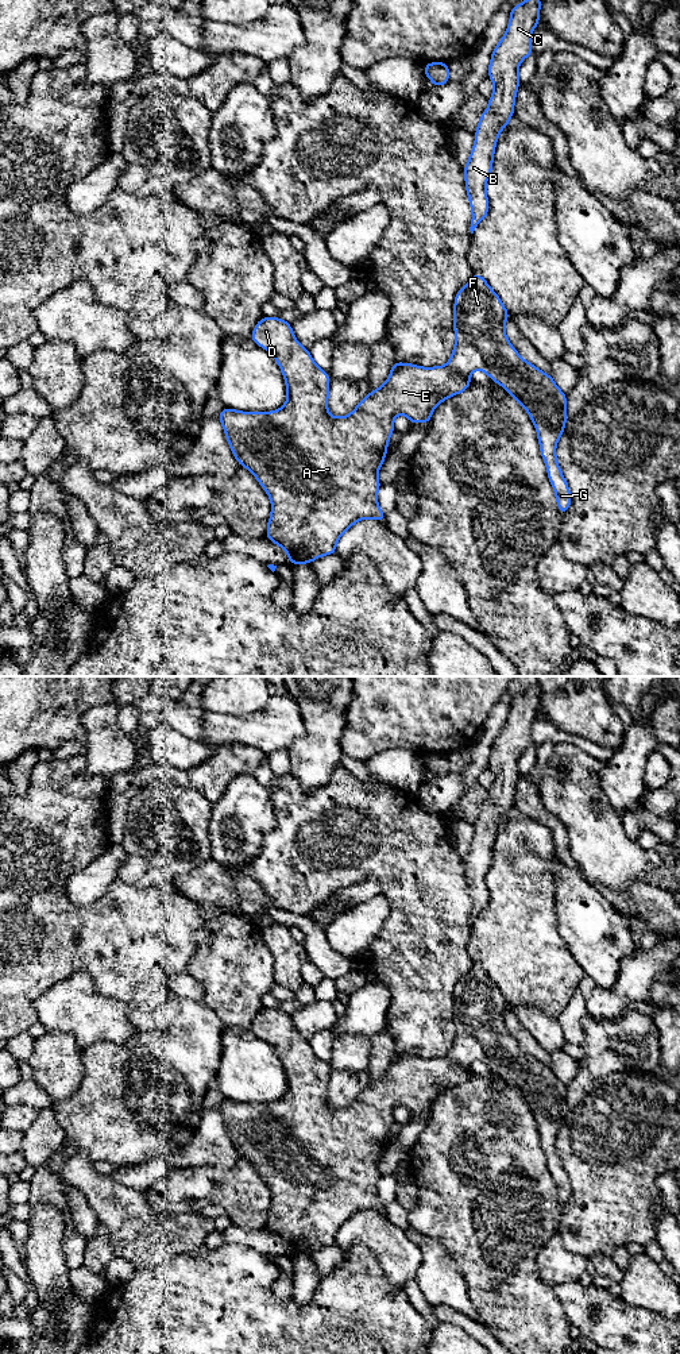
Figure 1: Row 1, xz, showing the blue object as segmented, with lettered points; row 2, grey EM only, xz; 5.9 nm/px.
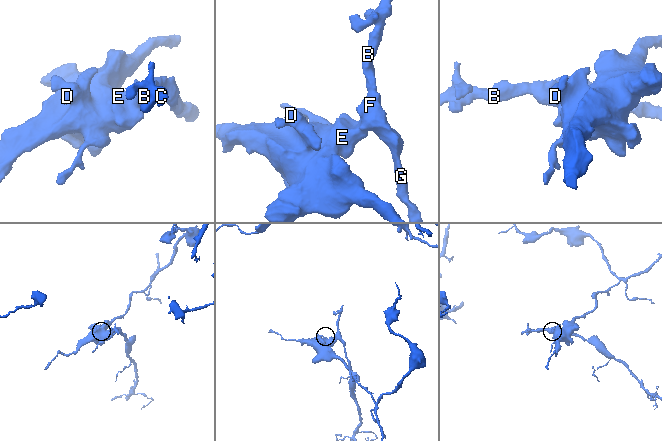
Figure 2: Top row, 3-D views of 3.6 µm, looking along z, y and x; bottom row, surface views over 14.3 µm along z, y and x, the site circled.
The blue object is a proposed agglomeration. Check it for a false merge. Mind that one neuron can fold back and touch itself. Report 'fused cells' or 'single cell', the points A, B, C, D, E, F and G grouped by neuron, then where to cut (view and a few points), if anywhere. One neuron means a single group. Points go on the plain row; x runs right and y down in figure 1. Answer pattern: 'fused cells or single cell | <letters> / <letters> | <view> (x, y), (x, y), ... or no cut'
fused cells | A D E / B C F G | xz (445, 1057), (468, 1068)

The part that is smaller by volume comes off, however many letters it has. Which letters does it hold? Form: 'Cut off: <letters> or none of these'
Cut off: B, C, F, G

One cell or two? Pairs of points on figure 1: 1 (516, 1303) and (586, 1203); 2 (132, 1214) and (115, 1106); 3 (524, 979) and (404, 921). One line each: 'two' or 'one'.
1: two
2: two
3: two

